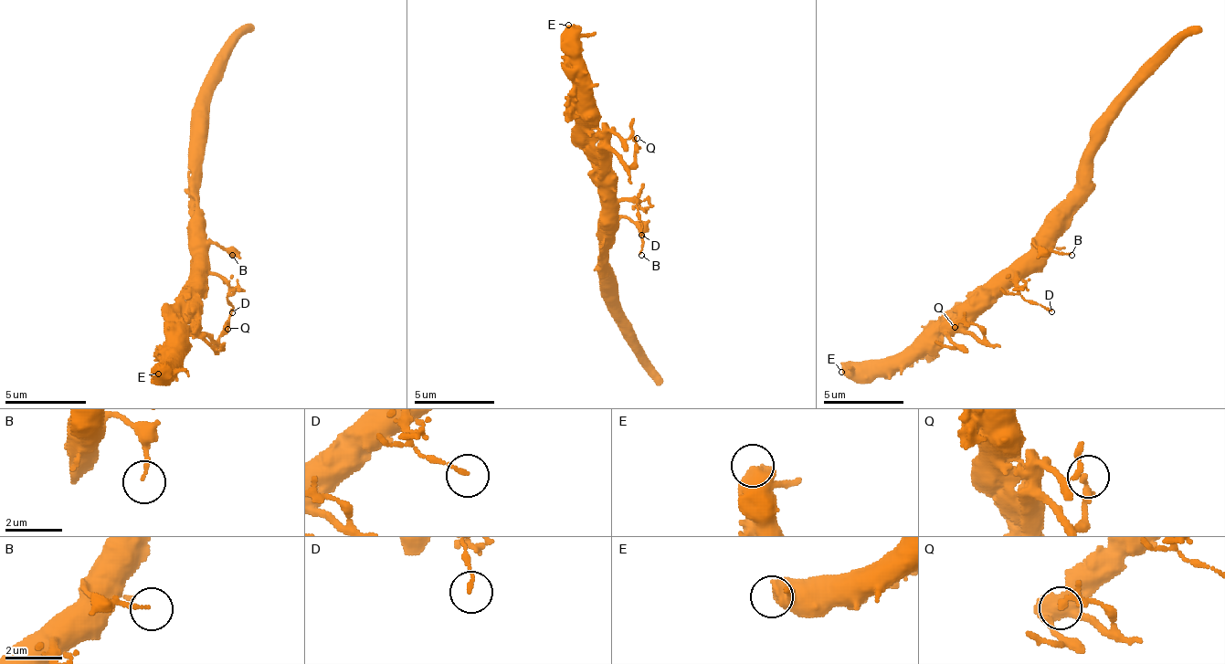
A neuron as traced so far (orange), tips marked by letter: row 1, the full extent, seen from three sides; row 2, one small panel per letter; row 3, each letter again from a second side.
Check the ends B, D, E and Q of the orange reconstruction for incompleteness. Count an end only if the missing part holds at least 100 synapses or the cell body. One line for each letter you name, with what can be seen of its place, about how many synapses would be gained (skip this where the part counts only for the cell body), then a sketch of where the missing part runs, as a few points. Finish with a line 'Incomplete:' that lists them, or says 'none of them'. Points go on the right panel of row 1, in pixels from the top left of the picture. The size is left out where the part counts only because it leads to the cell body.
Incomplete: none of them

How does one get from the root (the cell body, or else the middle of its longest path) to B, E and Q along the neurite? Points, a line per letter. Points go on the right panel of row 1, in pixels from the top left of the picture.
B: (1047, 226), (1035, 242), (1051, 255), (1071, 255)
E: (1047, 226), (1019, 258), (998, 270), (955, 315), (930, 323), (902, 352), (893, 355), (850, 363), (841, 372)
Q: (1047, 226), (987, 287), (987, 303), (966, 323), (978, 340), (983, 335), (975, 323), (958, 323), (955, 327)

